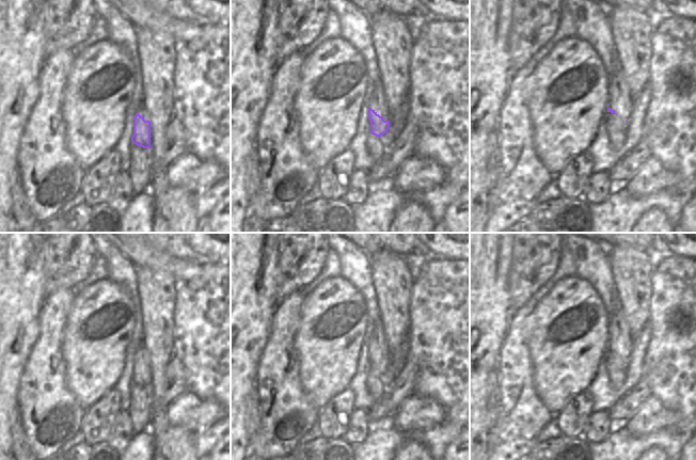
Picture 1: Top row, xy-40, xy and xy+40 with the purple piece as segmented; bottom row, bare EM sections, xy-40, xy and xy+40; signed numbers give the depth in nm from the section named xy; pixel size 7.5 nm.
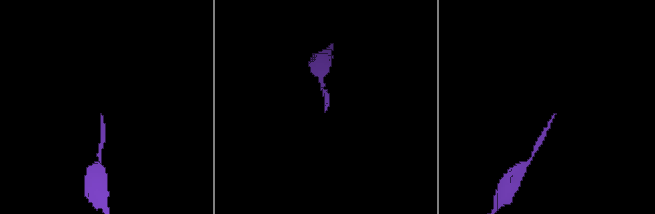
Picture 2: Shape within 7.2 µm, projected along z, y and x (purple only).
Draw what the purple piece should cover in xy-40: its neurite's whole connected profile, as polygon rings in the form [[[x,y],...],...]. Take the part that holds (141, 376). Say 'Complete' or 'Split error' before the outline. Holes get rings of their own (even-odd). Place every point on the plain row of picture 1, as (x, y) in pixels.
Split error. [[[139,347],[133,356],[131,381],[143,387],[151,387],[151,361],[148,360],[148,352],[143,347]]]

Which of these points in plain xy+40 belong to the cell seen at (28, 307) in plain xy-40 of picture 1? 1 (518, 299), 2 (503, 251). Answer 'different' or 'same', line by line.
1: different
2: same

